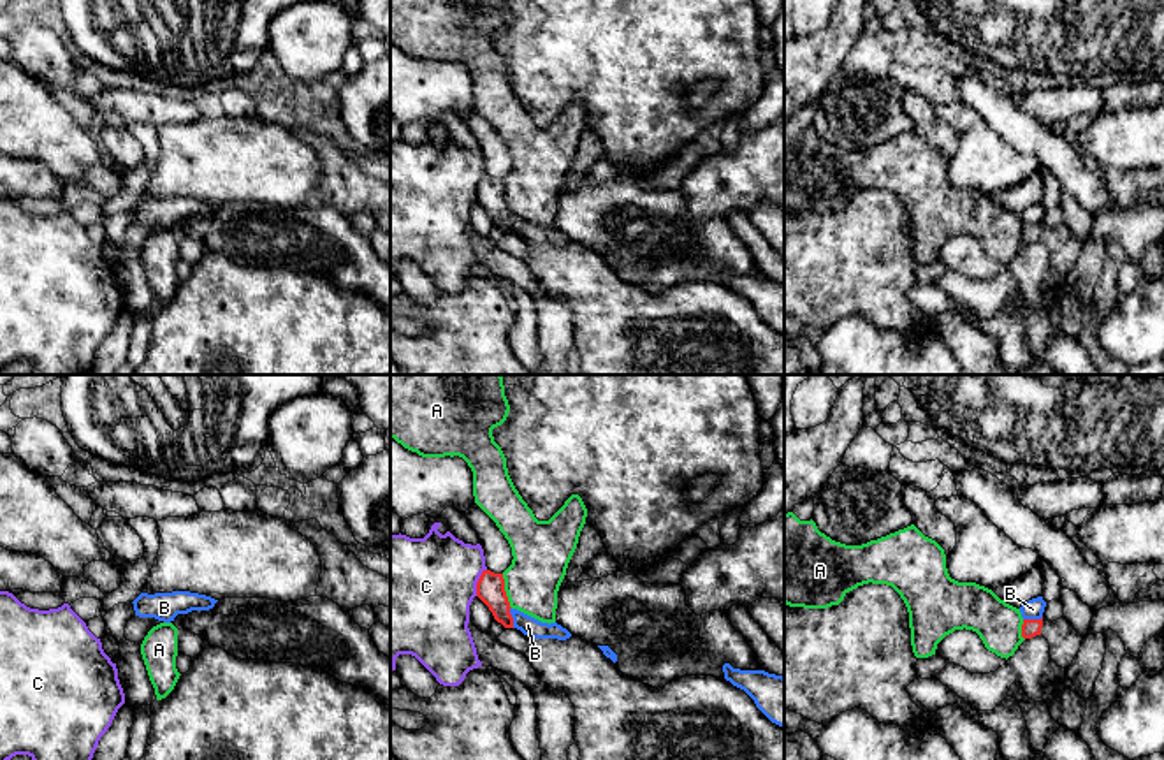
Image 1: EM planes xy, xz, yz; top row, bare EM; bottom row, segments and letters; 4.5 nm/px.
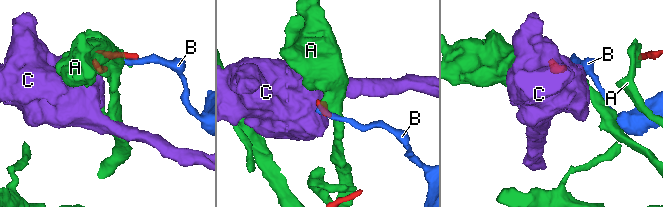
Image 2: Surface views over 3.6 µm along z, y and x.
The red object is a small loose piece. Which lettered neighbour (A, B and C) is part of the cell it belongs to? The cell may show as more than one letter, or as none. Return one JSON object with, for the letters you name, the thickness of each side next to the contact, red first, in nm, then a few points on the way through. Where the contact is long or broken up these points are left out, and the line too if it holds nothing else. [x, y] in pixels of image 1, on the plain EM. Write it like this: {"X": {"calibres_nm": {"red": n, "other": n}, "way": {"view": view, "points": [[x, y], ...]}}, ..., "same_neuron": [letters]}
{"same_neuron": []}

